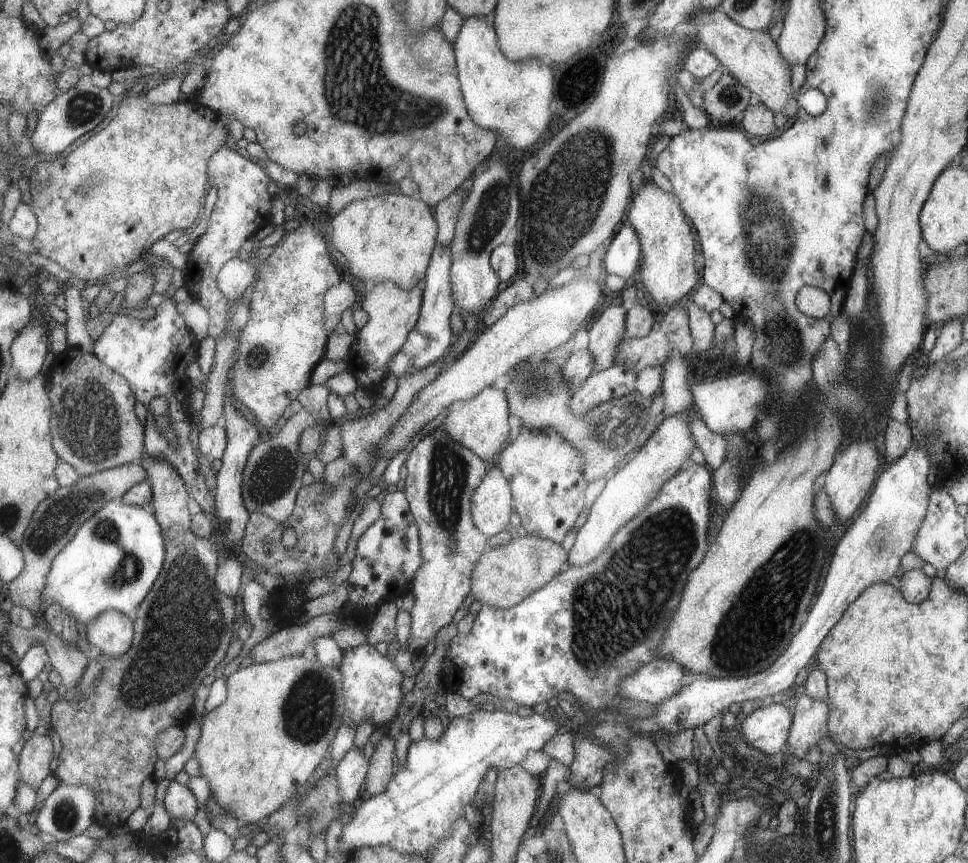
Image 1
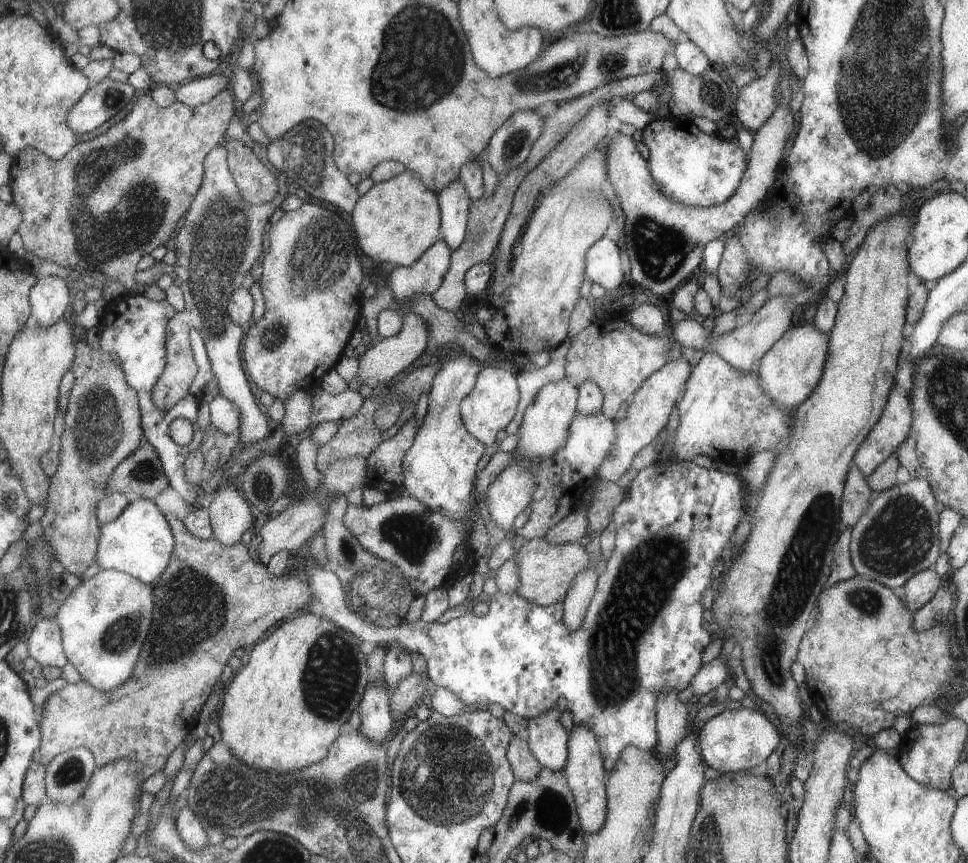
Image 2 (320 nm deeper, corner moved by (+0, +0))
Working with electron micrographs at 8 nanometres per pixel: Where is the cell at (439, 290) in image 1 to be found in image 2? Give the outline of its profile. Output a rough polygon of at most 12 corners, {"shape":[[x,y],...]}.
{"shape":[[461,179],[440,190],[442,238],[466,241],[473,200]]}

